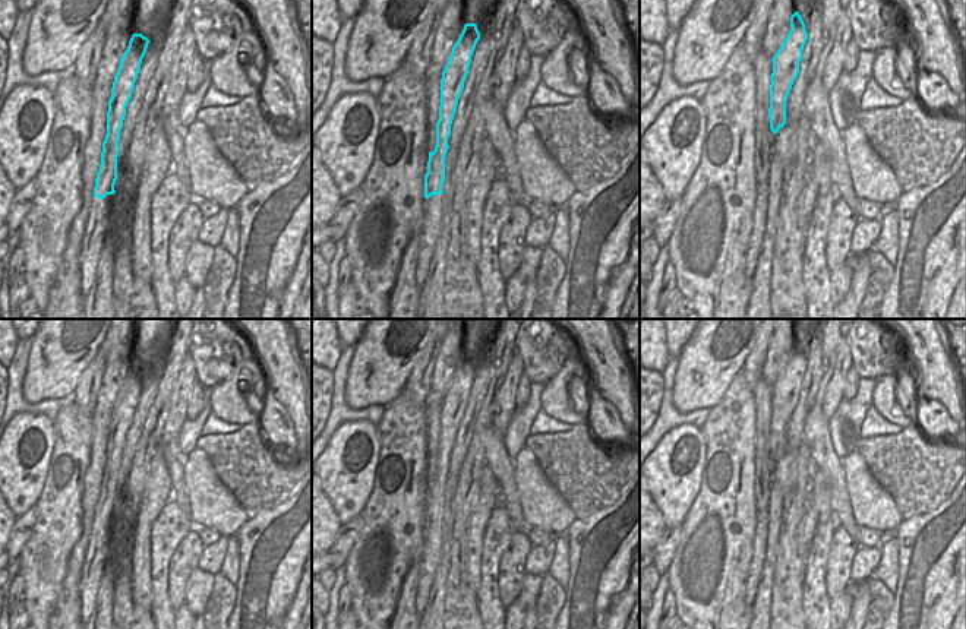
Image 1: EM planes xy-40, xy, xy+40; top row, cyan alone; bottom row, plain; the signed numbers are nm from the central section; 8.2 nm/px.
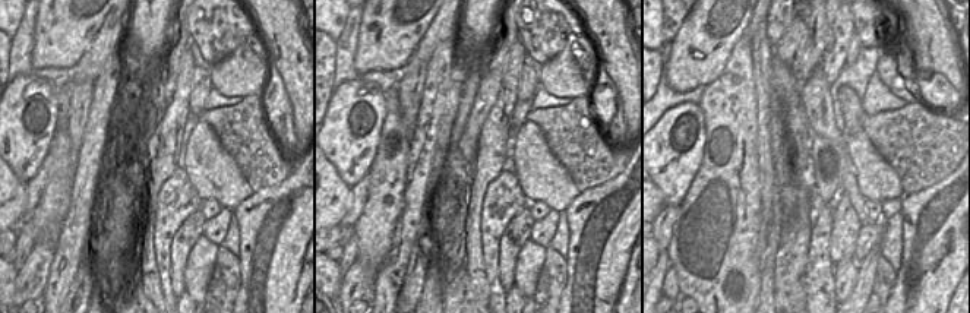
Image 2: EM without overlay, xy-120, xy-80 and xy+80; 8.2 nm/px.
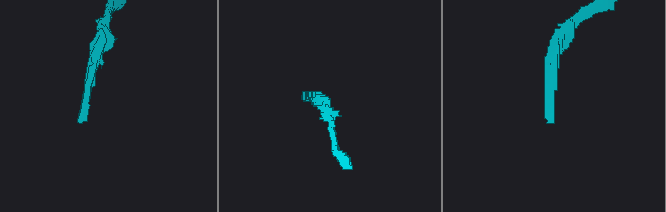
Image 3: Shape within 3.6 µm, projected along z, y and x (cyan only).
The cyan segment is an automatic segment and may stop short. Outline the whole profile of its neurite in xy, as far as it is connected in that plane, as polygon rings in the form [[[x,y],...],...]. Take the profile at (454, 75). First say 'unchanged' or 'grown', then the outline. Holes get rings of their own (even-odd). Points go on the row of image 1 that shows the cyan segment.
grown; [[[465,23],[464,29],[458,38],[458,41],[452,47],[451,57],[442,72],[441,79],[441,105],[439,105],[439,120],[436,123],[436,146],[435,151],[430,152],[427,149],[427,173],[424,176],[424,202],[423,202],[423,218],[422,227],[414,234],[419,238],[419,255],[416,265],[416,284],[422,287],[427,271],[430,257],[433,255],[433,249],[439,234],[442,233],[442,193],[445,190],[445,162],[448,152],[448,138],[451,135],[451,124],[454,120],[454,114],[457,111],[458,98],[463,92],[465,78],[468,75],[468,67],[471,63],[471,56],[474,53],[476,44],[480,39],[480,32],[476,23]]]

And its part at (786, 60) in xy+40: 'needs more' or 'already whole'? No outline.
already whole

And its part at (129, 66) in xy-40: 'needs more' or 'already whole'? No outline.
needs more

